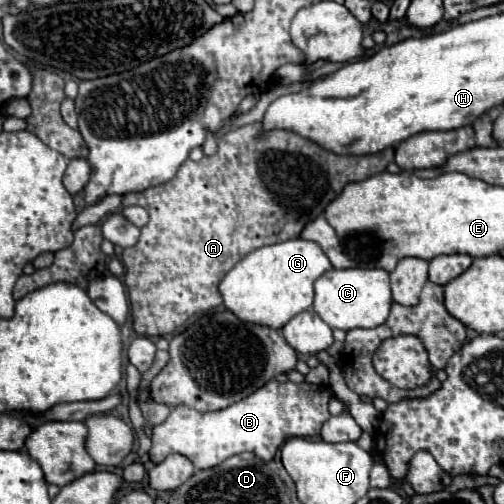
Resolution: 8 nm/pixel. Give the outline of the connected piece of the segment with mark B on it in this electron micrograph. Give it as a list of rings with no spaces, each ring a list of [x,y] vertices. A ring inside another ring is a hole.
[[[269,381],[265,383],[261,389],[257,389],[257,393],[251,393],[249,397],[245,397],[245,401],[239,401],[237,405],[229,405],[229,409],[221,409],[221,411],[213,411],[213,413],[201,413],[189,407],[173,407],[171,415],[167,417],[165,423],[157,425],[153,429],[151,435],[151,459],[155,463],[161,463],[169,453],[179,453],[187,459],[191,459],[191,463],[195,465],[195,469],[209,469],[219,465],[221,461],[229,459],[235,453],[243,453],[243,451],[251,451],[255,453],[259,459],[273,459],[277,449],[291,437],[317,437],[321,431],[321,425],[331,417],[329,415],[329,401],[333,399],[333,391],[329,387],[317,387],[311,383],[293,383],[293,381]]]

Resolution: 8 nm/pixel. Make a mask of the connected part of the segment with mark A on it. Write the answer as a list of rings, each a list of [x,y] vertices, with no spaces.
[[[251,123],[251,125],[243,125],[243,127],[237,127],[237,129],[231,129],[227,131],[223,137],[217,139],[217,153],[211,155],[211,157],[203,157],[201,161],[185,161],[185,165],[181,165],[181,169],[177,171],[177,177],[173,177],[173,181],[165,183],[165,185],[157,185],[153,189],[145,189],[141,193],[127,193],[123,195],[123,207],[129,207],[129,205],[141,205],[147,209],[149,213],[149,223],[141,229],[141,237],[137,241],[137,245],[129,247],[129,249],[123,249],[123,267],[125,267],[125,287],[127,287],[127,293],[129,293],[129,303],[131,303],[131,317],[133,317],[133,329],[137,335],[143,335],[143,337],[163,337],[163,335],[171,335],[175,333],[177,327],[181,327],[189,317],[193,317],[195,313],[199,311],[209,311],[217,305],[221,305],[221,295],[219,295],[219,281],[225,277],[225,273],[237,265],[245,255],[249,255],[251,251],[255,251],[257,247],[263,247],[263,245],[275,245],[275,243],[281,243],[281,241],[289,241],[293,237],[297,237],[303,229],[305,223],[313,221],[317,215],[323,213],[323,209],[329,205],[329,201],[333,201],[347,183],[353,183],[353,181],[363,181],[365,177],[371,177],[371,175],[377,175],[377,173],[383,173],[387,163],[393,161],[393,149],[385,149],[381,153],[375,153],[375,155],[361,155],[361,157],[347,157],[347,155],[335,155],[331,151],[325,151],[323,147],[299,137],[297,133],[293,131],[281,131],[281,129],[275,129],[275,131],[269,131],[269,133],[263,133],[261,131],[261,123]]]

